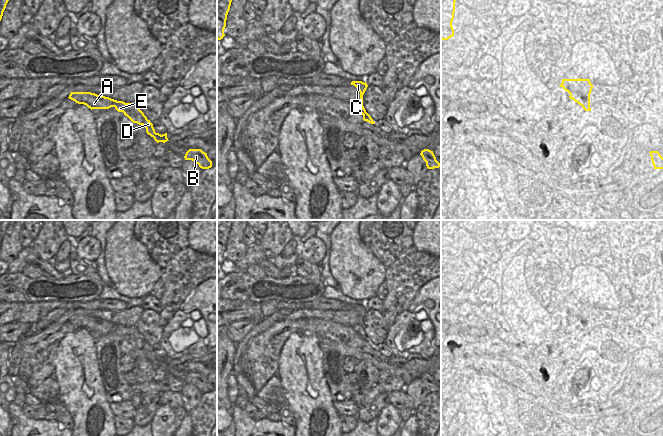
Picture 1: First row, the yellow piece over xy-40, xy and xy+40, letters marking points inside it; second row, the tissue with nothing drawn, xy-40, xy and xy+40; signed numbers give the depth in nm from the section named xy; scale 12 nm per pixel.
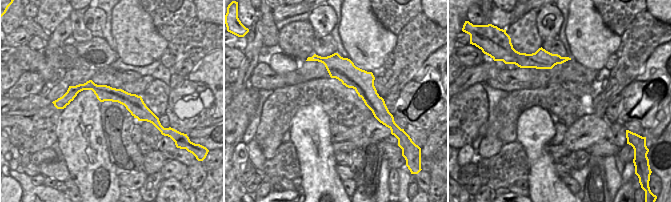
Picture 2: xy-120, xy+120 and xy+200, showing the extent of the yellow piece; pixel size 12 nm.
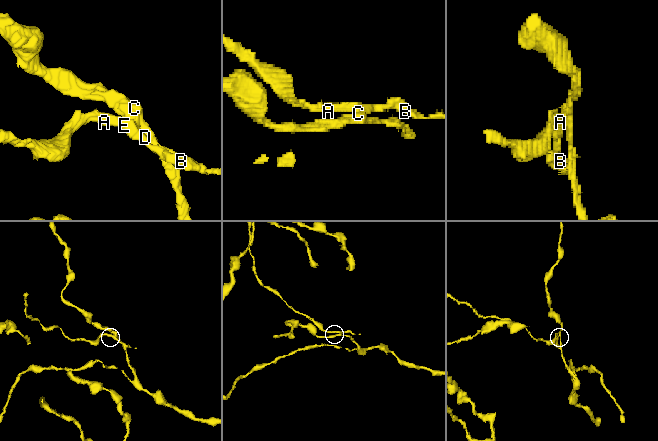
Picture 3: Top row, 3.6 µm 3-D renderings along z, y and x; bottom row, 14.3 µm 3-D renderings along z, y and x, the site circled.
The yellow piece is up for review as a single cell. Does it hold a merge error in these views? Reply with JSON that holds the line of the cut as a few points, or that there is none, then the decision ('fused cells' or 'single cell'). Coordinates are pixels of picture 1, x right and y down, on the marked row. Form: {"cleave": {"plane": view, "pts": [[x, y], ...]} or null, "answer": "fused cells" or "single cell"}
{"cleave": {"plane": "xy", "pts": [[358, 100], [362, 102]]}, "answer": "fused cells"}

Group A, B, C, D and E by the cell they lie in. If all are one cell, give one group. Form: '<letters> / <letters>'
A B D E / C

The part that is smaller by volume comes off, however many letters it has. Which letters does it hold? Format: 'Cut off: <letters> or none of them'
Cut off: A, B, D, E

